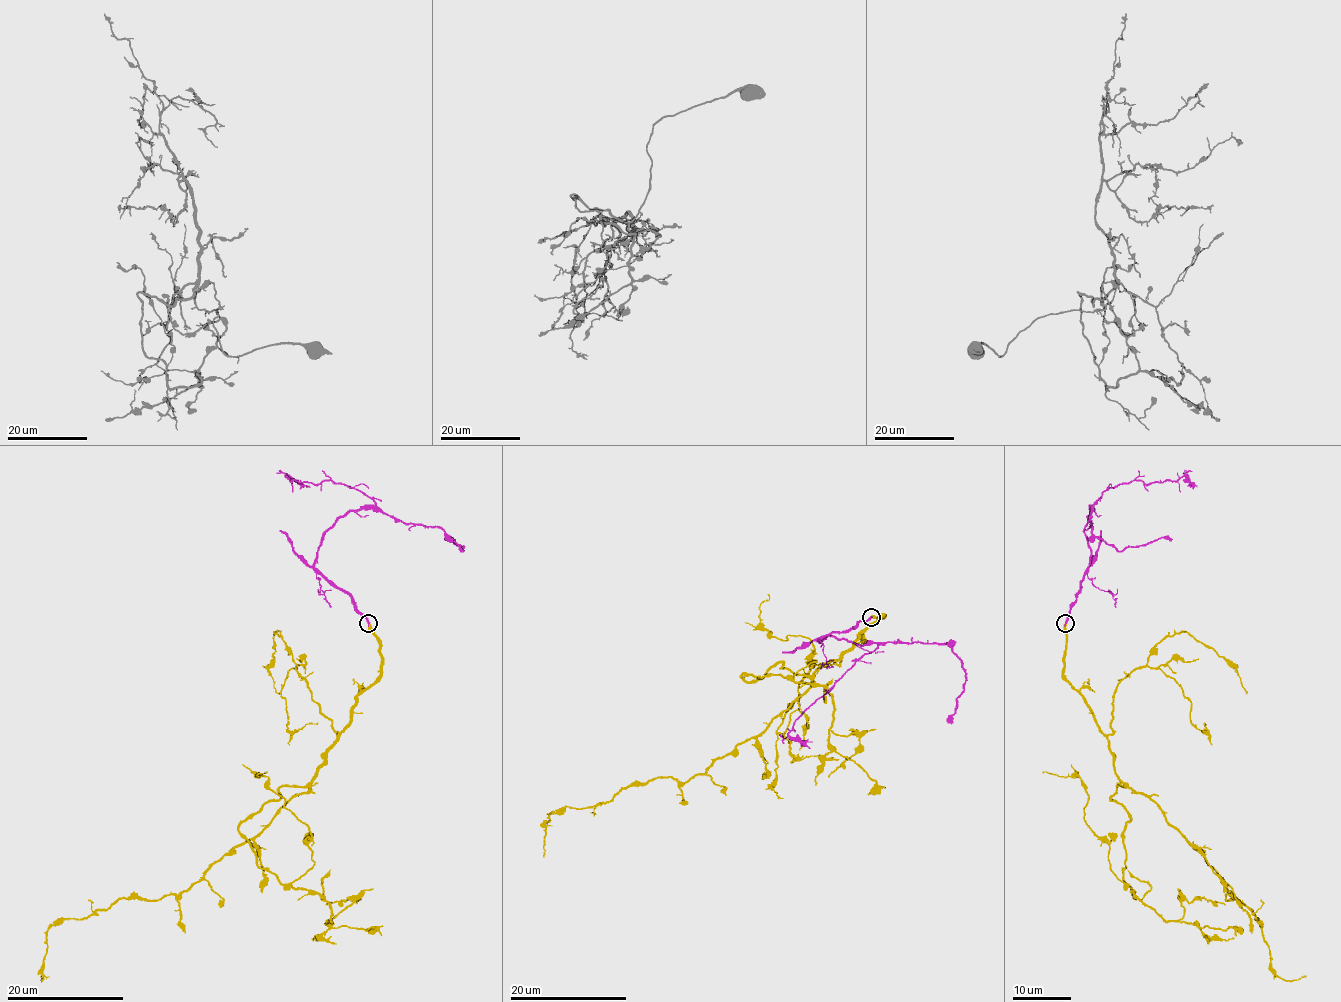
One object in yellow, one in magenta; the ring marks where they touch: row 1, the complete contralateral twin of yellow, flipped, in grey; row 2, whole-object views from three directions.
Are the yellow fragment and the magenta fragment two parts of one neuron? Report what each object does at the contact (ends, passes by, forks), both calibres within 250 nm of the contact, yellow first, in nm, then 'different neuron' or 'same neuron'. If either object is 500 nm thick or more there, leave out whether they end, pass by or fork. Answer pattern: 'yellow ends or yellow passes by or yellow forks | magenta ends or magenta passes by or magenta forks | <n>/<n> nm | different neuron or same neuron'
yellow ends | magenta ends | 380/280 nm | same neuron

